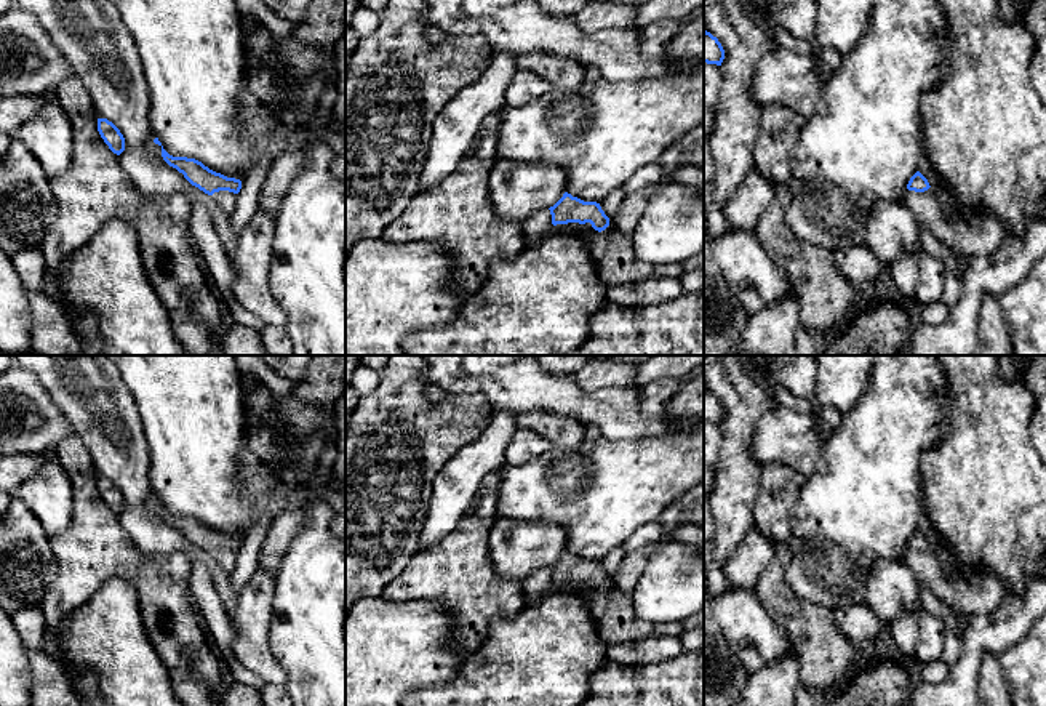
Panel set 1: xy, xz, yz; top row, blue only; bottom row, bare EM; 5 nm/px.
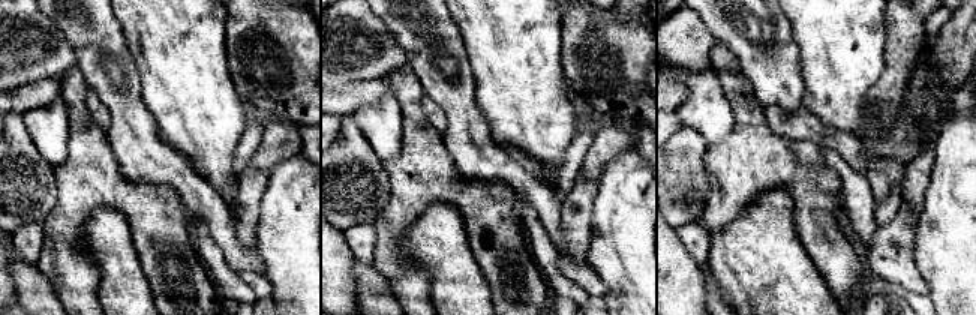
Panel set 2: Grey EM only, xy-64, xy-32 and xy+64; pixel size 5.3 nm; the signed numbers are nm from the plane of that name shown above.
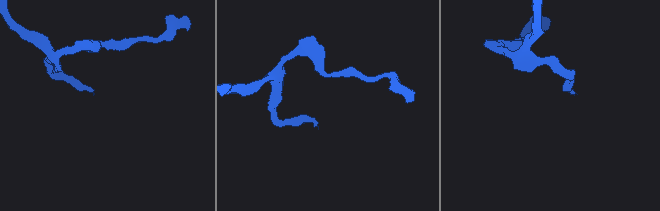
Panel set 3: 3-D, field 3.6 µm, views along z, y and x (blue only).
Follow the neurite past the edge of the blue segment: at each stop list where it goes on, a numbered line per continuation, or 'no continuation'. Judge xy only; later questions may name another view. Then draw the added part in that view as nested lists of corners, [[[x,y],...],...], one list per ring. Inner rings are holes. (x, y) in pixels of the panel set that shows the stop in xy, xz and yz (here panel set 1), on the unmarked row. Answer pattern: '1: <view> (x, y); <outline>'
1: xy (227, 559); [[[219,549],[211,554],[218,565],[221,565],[227,573],[232,573],[237,567],[237,552],[229,549]]]

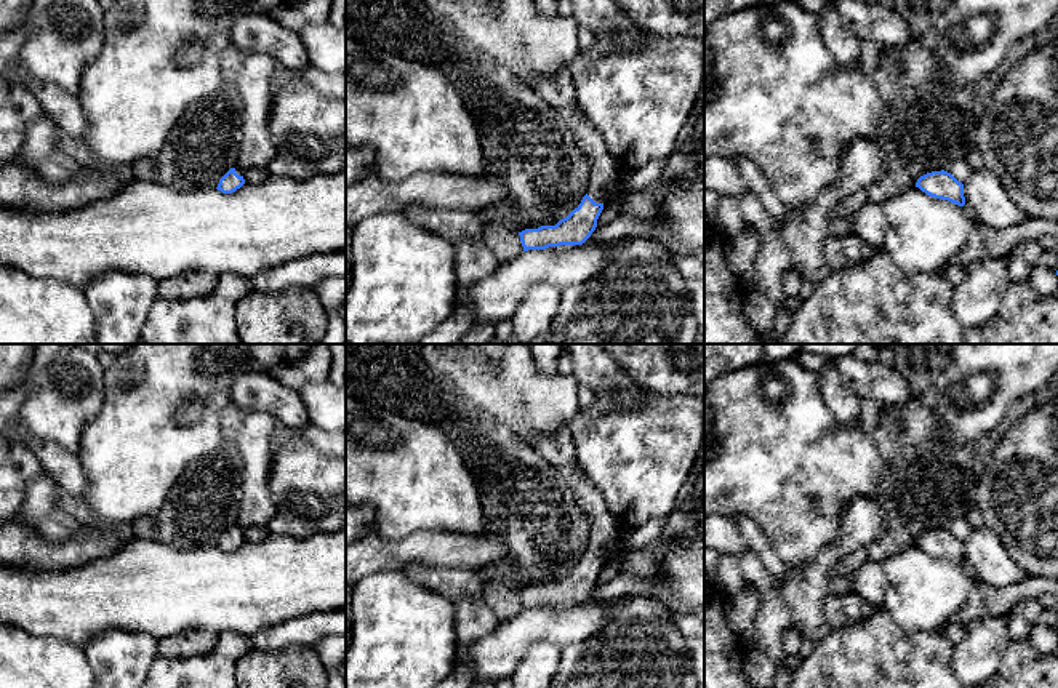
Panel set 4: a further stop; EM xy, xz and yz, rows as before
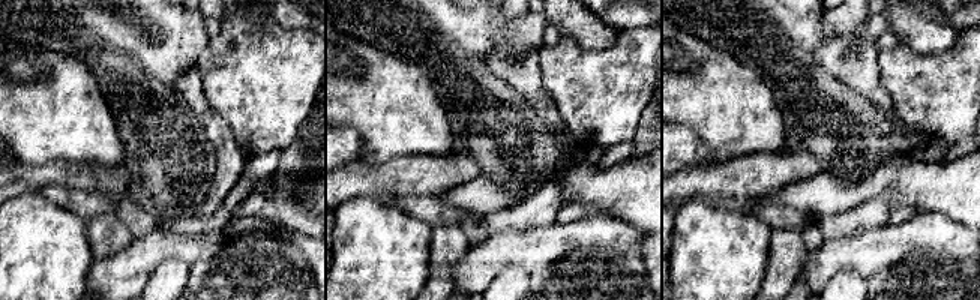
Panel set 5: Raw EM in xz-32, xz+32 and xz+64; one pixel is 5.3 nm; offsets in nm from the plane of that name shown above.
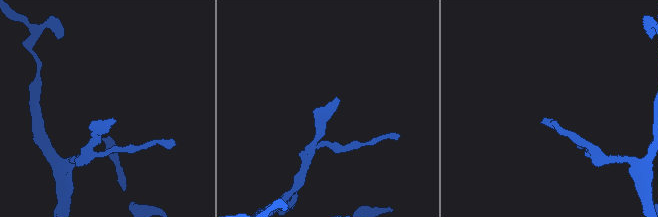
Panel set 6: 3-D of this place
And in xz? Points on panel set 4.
1: xz (557, 448); [[[568,426],[547,437],[533,437],[528,440],[528,445],[547,459],[570,485],[579,507],[591,523],[591,539],[586,552],[595,562],[603,562],[608,550],[619,539],[618,522],[610,515],[602,493],[578,467]]]

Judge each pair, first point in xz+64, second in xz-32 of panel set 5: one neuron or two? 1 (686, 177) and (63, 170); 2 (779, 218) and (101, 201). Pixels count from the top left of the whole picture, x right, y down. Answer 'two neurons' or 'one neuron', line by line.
1: one neuron
2: one neuron

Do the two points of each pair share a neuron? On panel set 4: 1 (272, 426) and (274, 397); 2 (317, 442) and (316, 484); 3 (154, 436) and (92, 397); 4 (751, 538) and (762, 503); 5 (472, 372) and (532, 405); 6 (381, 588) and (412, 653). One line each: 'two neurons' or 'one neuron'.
1: two neurons
2: two neurons
3: two neurons
4: two neurons
5: one neuron
6: one neuron

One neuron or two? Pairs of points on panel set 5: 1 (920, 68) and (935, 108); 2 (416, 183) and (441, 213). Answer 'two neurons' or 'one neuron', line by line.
1: one neuron
2: two neurons

